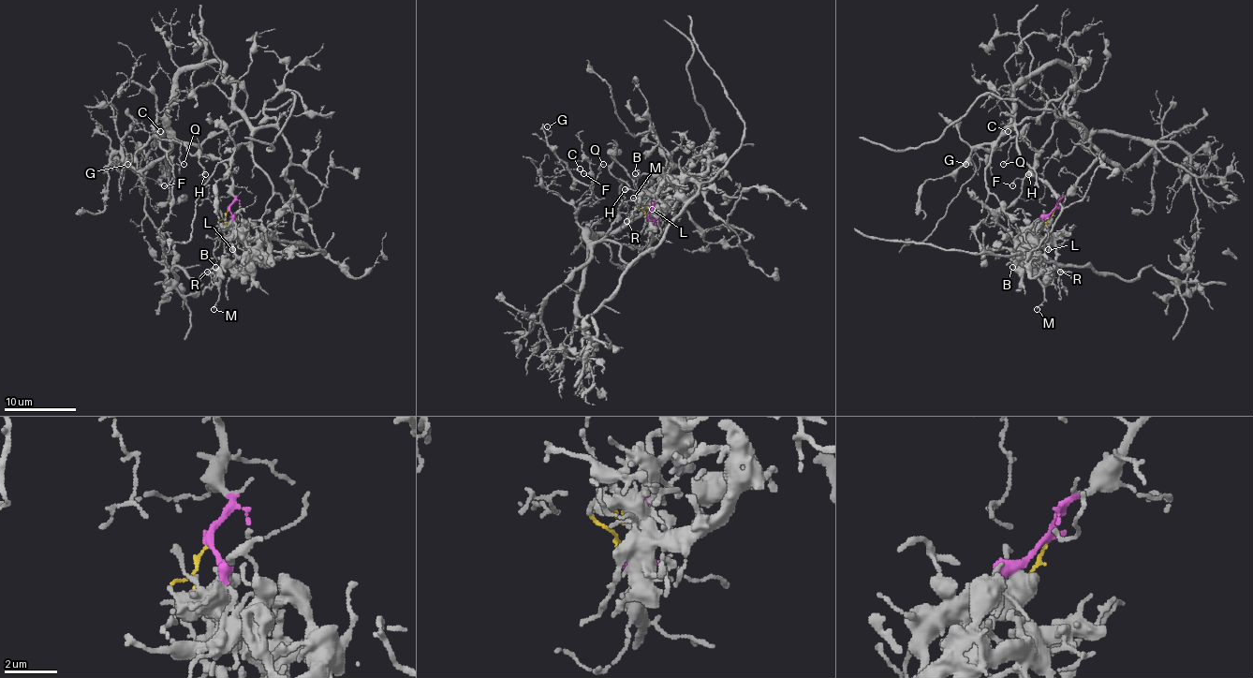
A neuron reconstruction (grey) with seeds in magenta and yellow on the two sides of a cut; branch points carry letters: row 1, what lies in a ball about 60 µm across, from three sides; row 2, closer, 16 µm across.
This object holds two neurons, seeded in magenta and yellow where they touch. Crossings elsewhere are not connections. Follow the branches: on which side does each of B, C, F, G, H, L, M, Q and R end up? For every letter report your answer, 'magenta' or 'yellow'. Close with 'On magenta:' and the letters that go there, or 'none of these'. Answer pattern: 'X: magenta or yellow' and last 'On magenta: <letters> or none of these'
B: yellow
C: magenta
F: magenta
G: magenta
H: magenta
L: yellow
M: yellow
Q: magenta
R: yellow
On magenta: C, F, G, H, Q

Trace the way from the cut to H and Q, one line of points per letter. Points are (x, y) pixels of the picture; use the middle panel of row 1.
H: (648, 215), (654, 222), (652, 242), (634, 262), (625, 262), (621, 247), (607, 237), (625, 190)
Q: (648, 215), (652, 242), (634, 262), (621, 258), (612, 240), (587, 237), (576, 210), (589, 198), (603, 165)

